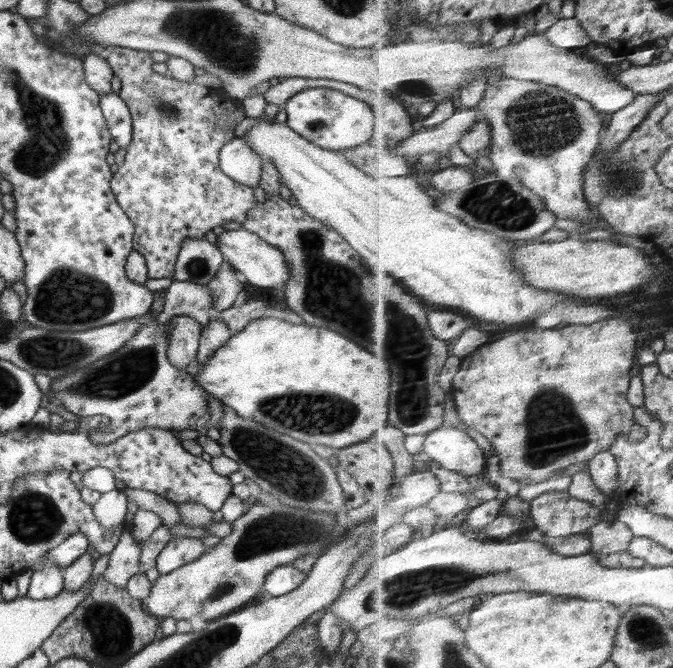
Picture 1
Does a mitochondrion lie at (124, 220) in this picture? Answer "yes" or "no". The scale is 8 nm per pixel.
no

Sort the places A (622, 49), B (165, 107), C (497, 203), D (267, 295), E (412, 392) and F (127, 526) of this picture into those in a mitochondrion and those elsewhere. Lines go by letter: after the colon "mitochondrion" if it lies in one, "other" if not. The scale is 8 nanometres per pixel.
A: other
B: mitochondrion
C: mitochondrion
D: other
E: mitochondrion
F: other

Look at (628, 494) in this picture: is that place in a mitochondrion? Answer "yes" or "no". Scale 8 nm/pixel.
no

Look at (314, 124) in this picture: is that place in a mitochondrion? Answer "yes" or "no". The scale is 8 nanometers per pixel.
yes

